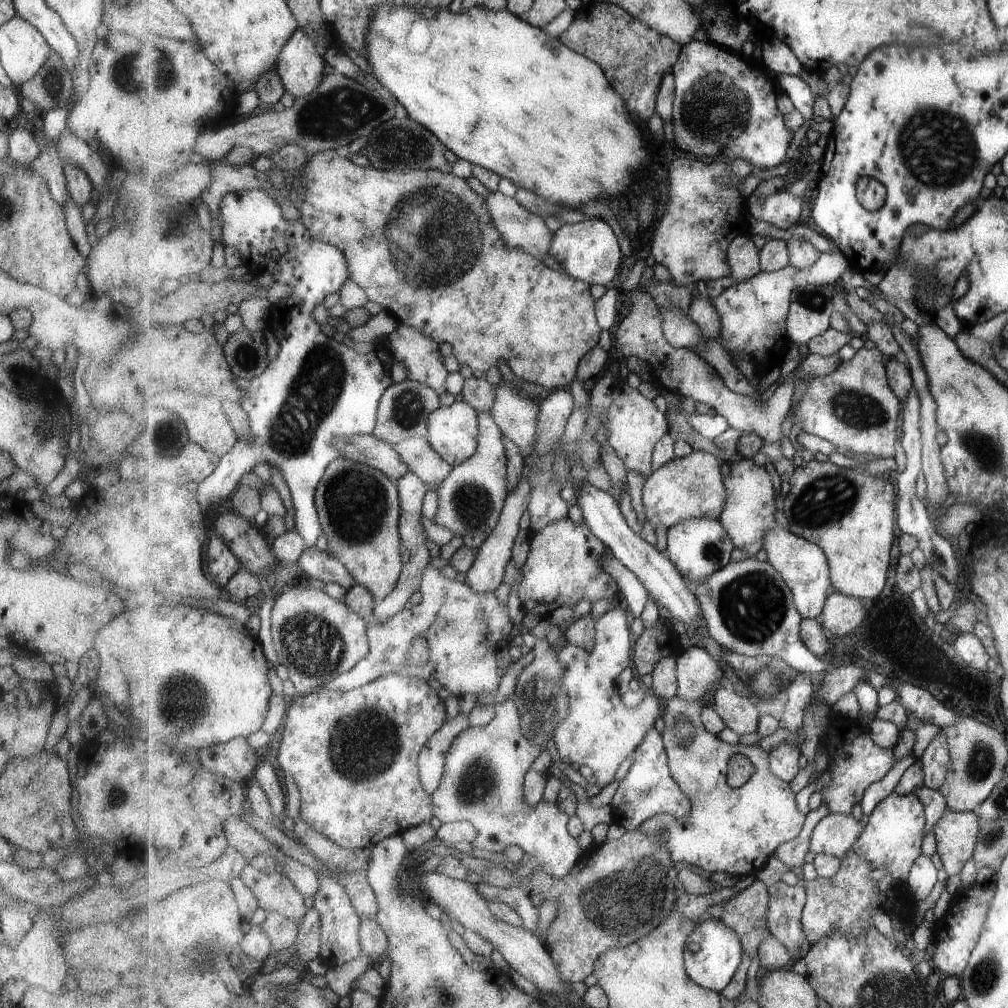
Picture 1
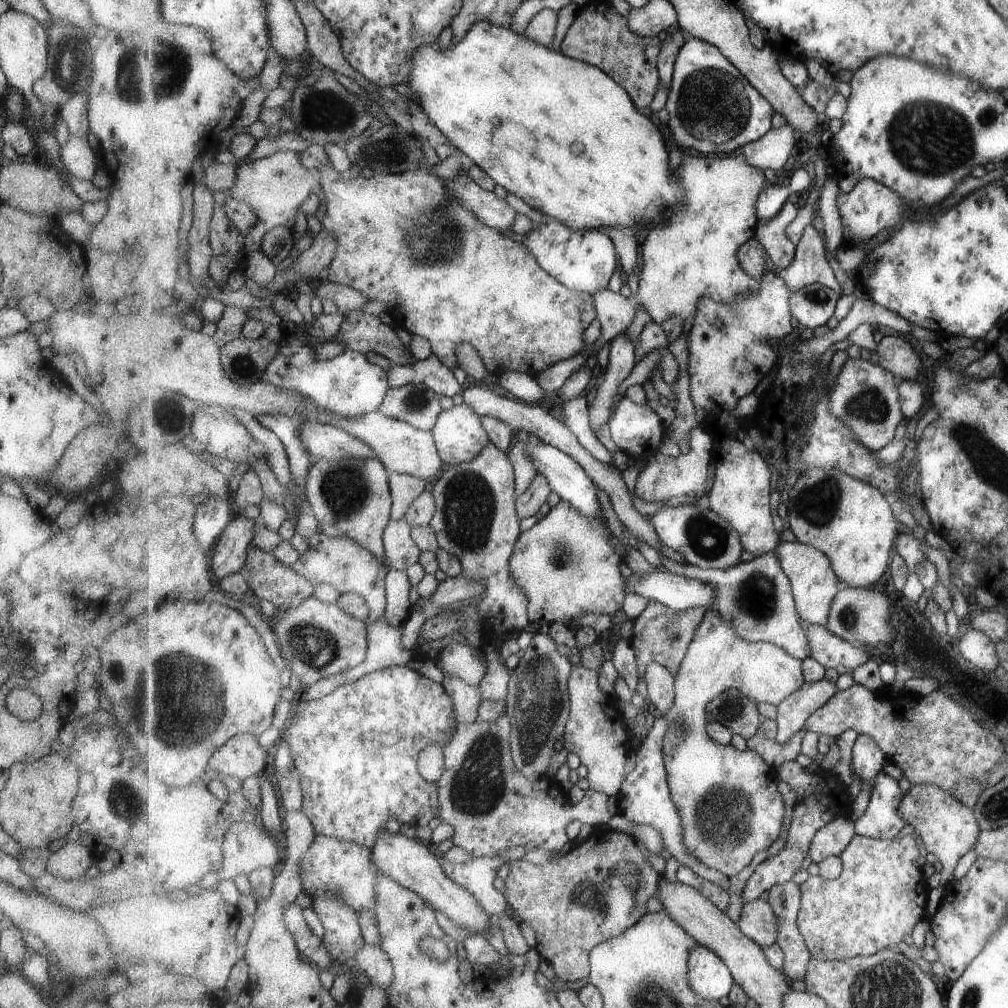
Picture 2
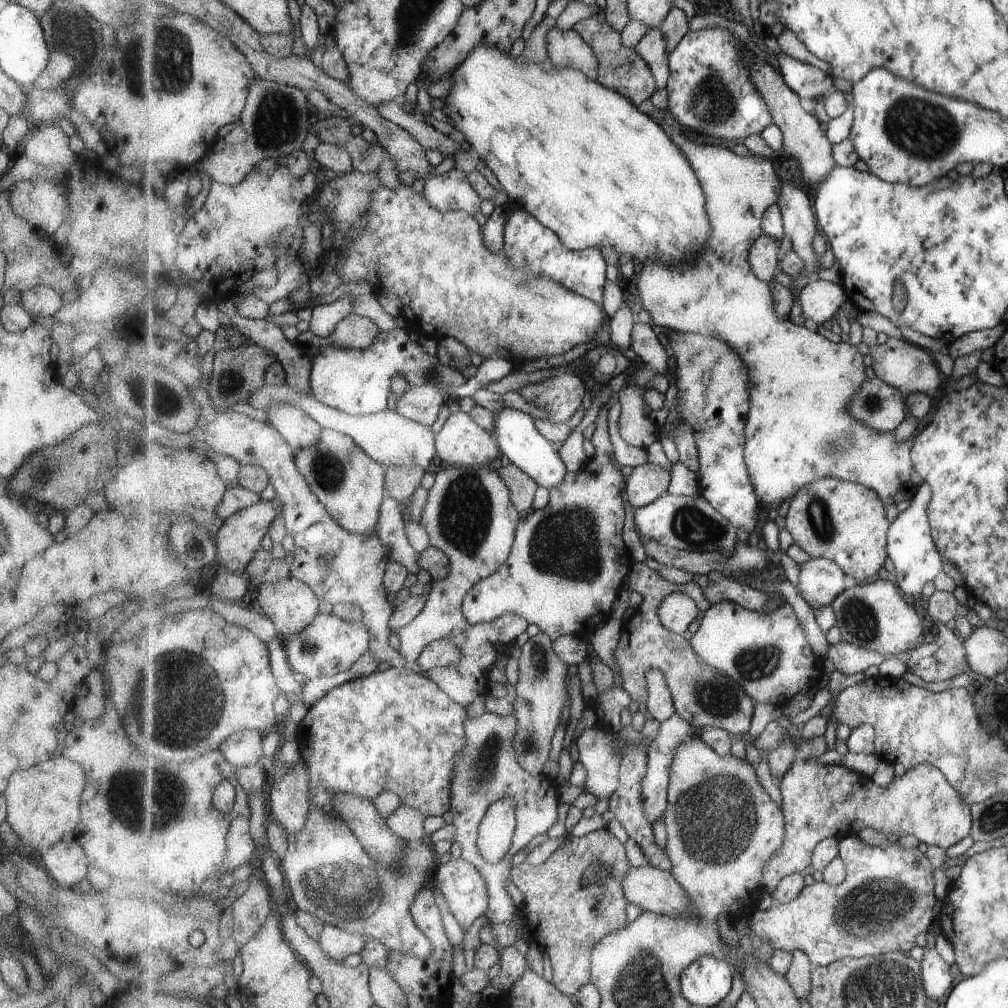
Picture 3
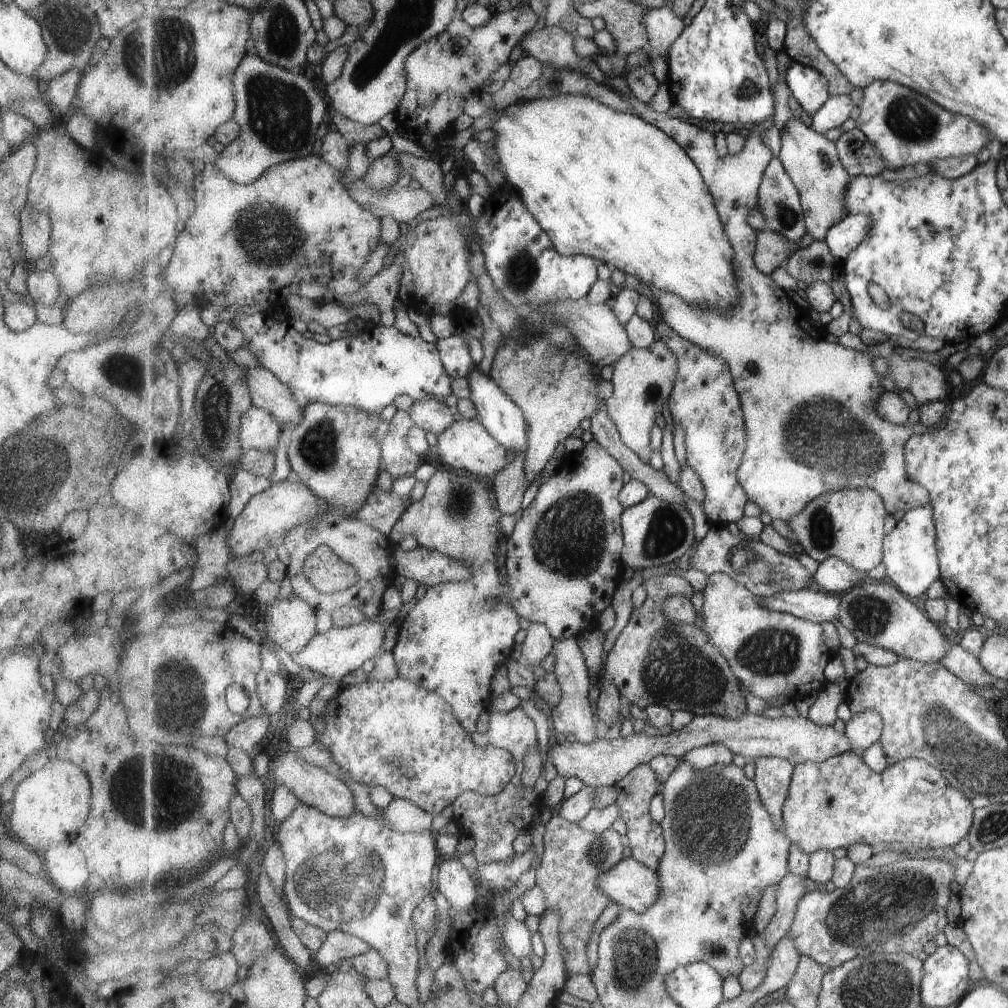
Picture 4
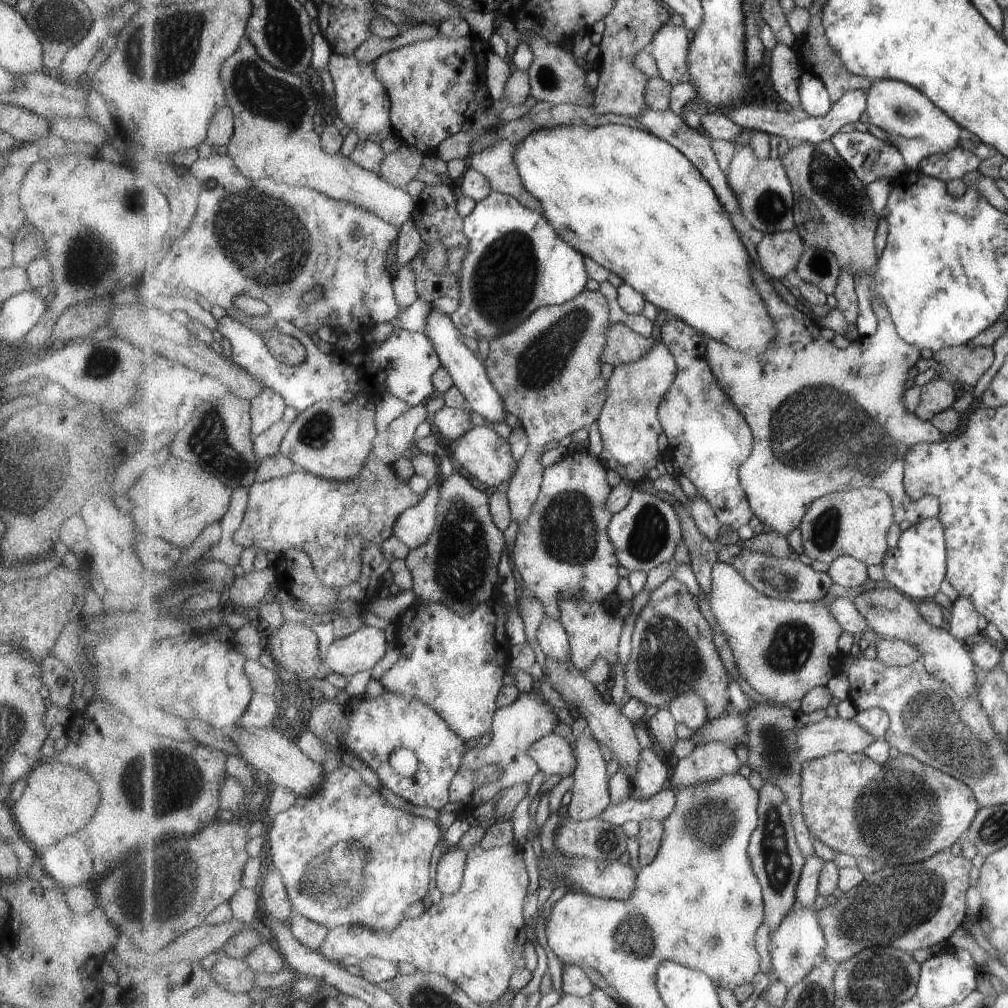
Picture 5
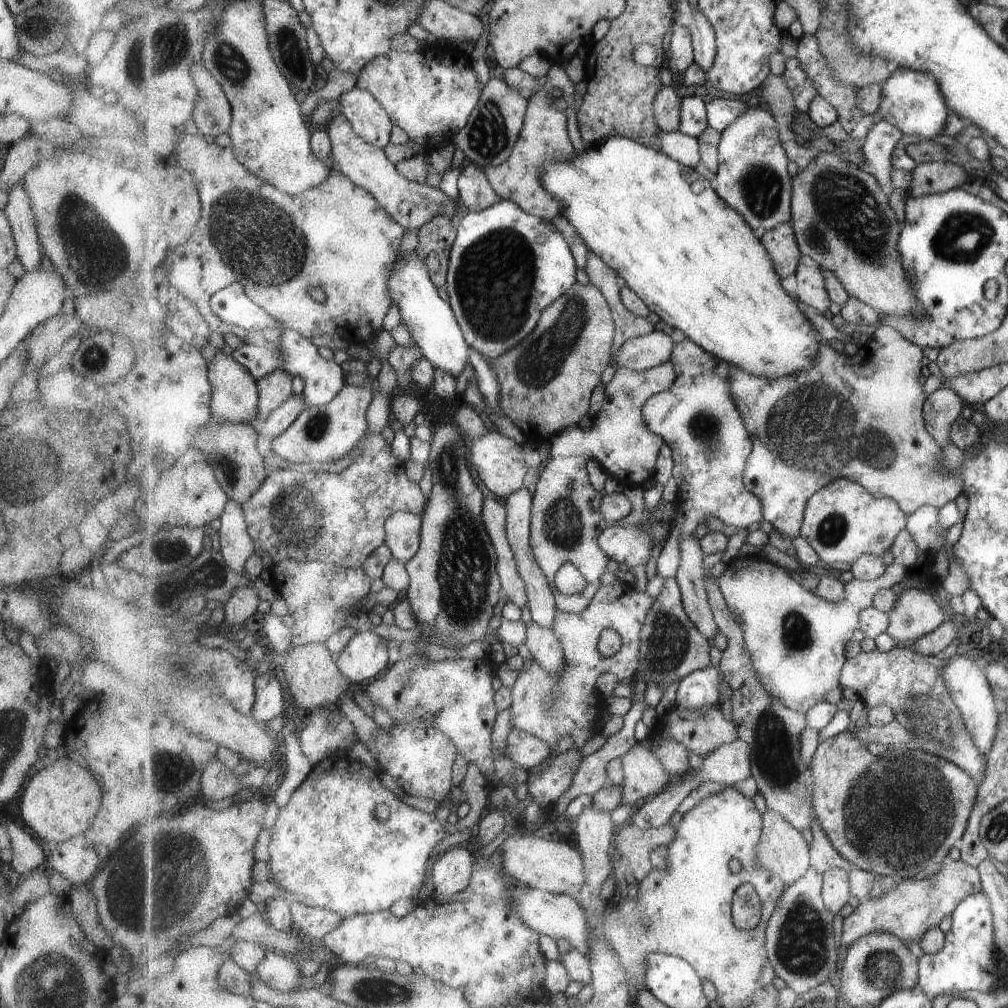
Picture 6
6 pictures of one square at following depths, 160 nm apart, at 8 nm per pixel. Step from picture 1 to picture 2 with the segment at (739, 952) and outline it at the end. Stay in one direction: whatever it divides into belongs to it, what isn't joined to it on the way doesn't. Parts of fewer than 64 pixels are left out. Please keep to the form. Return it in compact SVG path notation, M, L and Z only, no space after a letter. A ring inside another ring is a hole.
M703 945L692 950L688 967L688 981L695 994L710 1001L728 997L737 983L728 964L716 952Z

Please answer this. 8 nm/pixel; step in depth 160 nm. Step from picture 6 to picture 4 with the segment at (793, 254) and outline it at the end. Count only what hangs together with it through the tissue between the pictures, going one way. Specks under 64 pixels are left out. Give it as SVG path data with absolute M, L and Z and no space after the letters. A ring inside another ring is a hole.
M760 231L756 246L756 265L763 274L773 274L779 266L785 267L795 251L809 247L813 242L815 240L809 232L796 243L777 231Z

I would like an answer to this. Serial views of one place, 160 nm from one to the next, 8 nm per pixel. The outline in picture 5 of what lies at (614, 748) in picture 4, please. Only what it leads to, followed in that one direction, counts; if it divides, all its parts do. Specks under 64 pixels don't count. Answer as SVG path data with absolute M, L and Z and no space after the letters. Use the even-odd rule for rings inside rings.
M731 711L728 716L714 717L709 720L703 728L693 732L691 740L699 745L701 742L721 741L727 744L746 744L746 722L742 714ZM799 715L804 727L797 737L798 753L803 762L841 751L865 753L866 748L879 740L864 730L855 719L825 717L812 723L809 716ZM551 733L540 738L529 752L543 774L553 781L570 777L578 765L573 744L559 734Z

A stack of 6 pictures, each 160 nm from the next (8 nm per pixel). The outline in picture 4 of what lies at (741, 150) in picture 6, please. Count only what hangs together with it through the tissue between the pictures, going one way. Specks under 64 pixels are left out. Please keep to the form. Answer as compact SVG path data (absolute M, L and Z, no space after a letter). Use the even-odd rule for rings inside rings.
M779 157L774 158L764 172L764 181L758 192L758 206L766 218L765 229L777 231L798 243L808 233L801 195Z

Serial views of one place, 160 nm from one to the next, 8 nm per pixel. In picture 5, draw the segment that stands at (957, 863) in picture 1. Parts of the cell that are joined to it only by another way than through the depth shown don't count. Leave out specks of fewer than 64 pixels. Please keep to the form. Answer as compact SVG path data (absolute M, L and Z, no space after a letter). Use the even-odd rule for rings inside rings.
M837 751L805 761L803 768L802 807L814 838L835 852L865 856L878 867L912 865L948 850L965 836L981 809L972 787L914 756L899 754L881 764L865 753Z

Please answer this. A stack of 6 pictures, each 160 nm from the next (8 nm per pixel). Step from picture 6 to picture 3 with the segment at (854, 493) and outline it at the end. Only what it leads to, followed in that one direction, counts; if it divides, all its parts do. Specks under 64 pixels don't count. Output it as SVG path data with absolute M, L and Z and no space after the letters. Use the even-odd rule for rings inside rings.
M820 478L804 486L790 502L786 517L786 528L790 536L803 551L811 556L825 557L838 562L843 570L856 582L869 582L887 562L887 532L890 524L886 506L877 491L868 486L834 478Z

